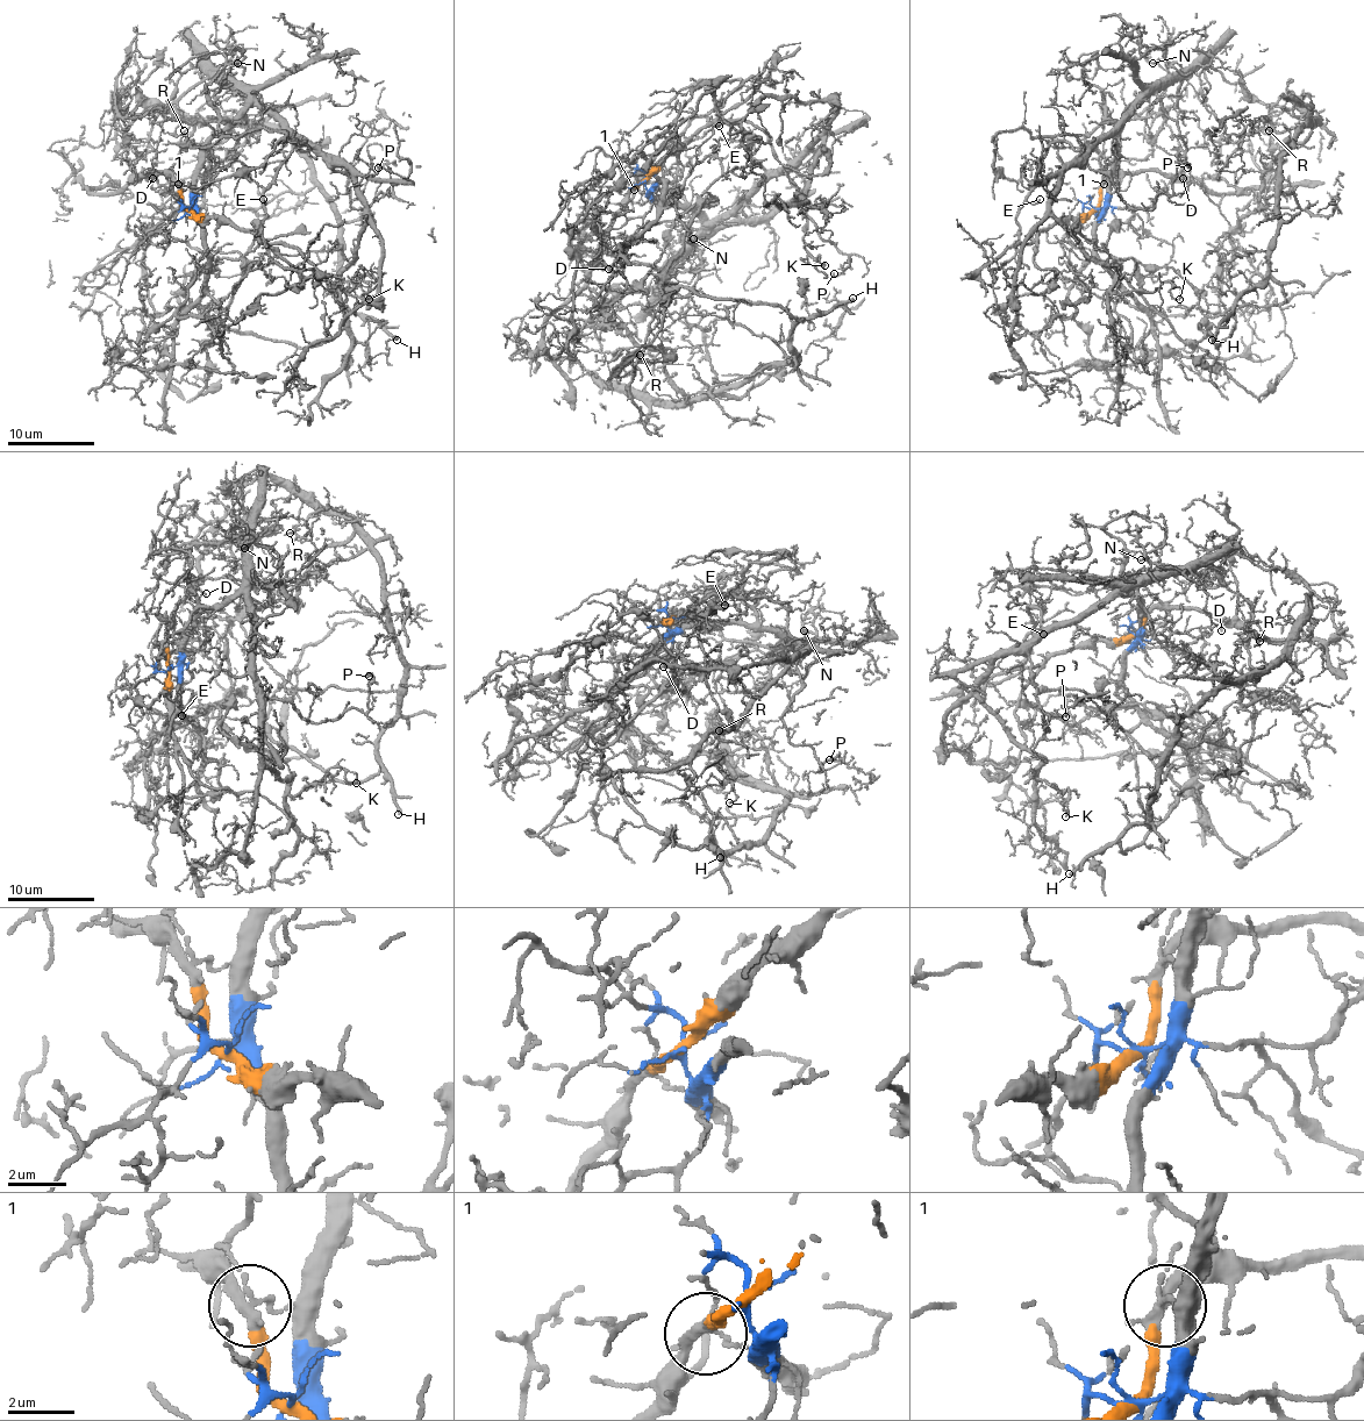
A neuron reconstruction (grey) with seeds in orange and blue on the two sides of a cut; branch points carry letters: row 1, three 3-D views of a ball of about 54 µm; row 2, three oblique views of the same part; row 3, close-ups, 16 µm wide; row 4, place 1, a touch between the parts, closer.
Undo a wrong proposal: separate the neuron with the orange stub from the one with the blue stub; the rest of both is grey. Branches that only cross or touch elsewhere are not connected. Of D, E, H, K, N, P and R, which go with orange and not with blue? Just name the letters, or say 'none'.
D

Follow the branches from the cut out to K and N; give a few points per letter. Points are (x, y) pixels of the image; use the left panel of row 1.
K: (188, 208), (204, 148), (251, 106), (271, 108), (354, 176), (366, 218), (340, 283), (369, 300)
N: (188, 208), (192, 204), (204, 148), (244, 106), (244, 100), (229, 85), (221, 68), (234, 61), (238, 63)

